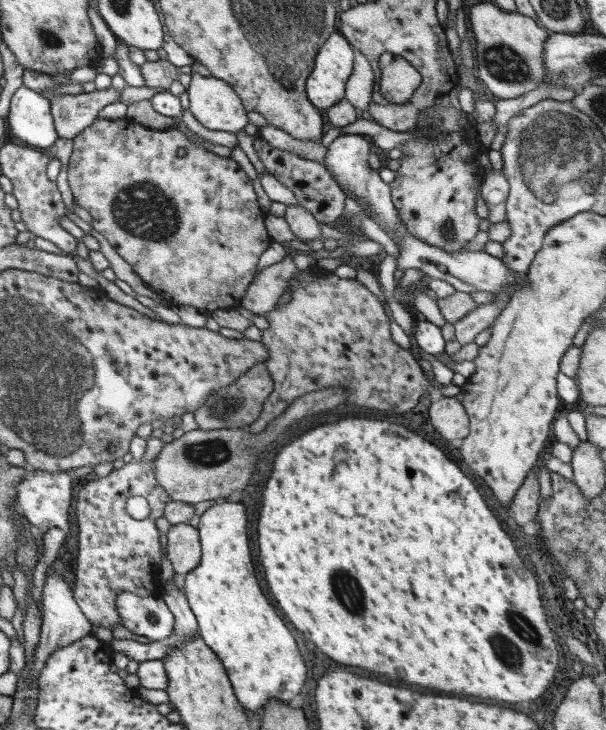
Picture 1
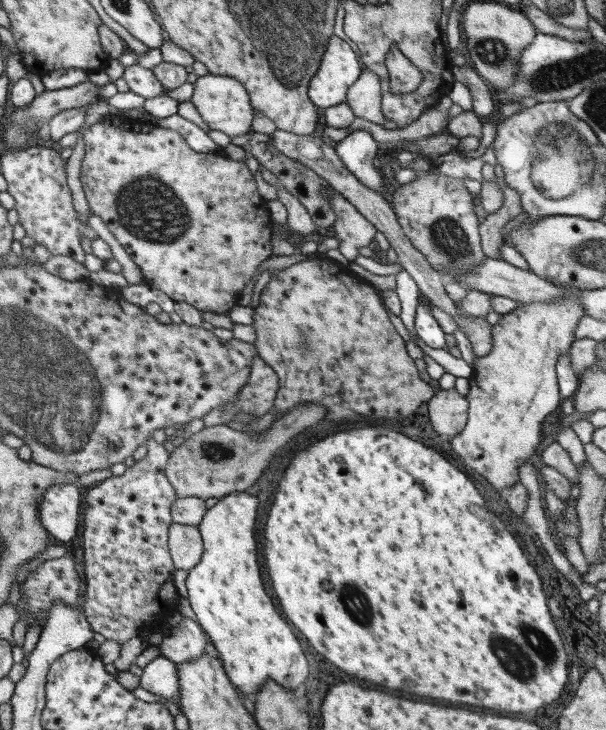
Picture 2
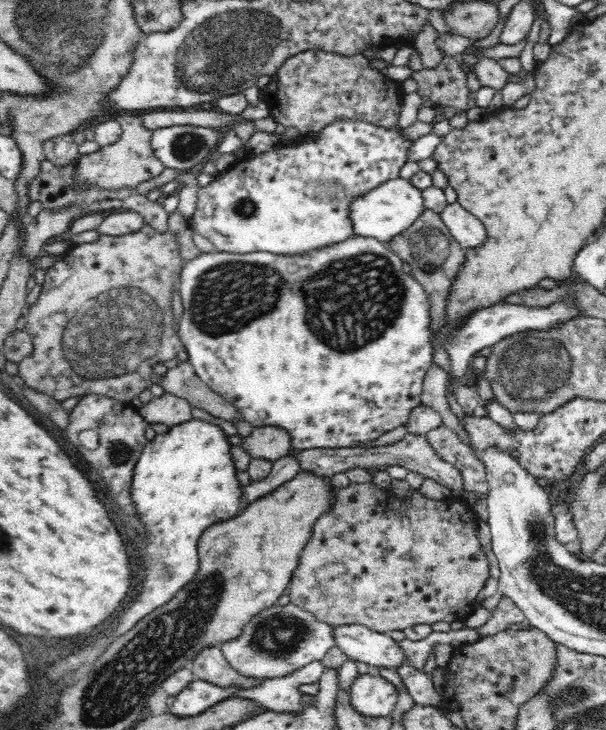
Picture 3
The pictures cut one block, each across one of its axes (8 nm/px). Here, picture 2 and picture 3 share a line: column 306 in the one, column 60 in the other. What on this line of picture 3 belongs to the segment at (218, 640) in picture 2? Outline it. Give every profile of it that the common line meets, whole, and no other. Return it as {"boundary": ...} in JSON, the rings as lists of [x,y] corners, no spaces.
{"boundary":[[[192,418],[169,427],[168,432],[156,435],[144,446],[136,466],[132,468],[131,491],[131,501],[136,504],[137,520],[140,520],[140,525],[145,531],[145,537],[142,539],[143,545],[140,548],[144,566],[148,568],[144,572],[144,584],[142,584],[138,596],[130,602],[128,608],[122,609],[124,612],[118,614],[118,622],[108,630],[110,636],[106,636],[102,640],[94,640],[92,644],[88,644],[85,640],[86,646],[80,645],[80,650],[77,650],[78,654],[72,654],[66,660],[58,662],[56,666],[46,668],[48,678],[52,678],[52,680],[62,679],[66,673],[76,671],[76,668],[82,668],[84,664],[92,662],[96,658],[96,654],[100,654],[100,650],[106,642],[112,642],[114,636],[120,636],[120,634],[128,632],[146,614],[164,606],[168,600],[172,600],[176,596],[176,592],[180,588],[184,588],[198,574],[198,568],[200,568],[198,540],[200,540],[200,536],[214,524],[240,515],[243,492],[241,492],[241,482],[236,477],[237,469],[234,460],[232,460],[232,454],[229,453],[231,445],[226,439],[227,436],[220,429],[220,425]]]}

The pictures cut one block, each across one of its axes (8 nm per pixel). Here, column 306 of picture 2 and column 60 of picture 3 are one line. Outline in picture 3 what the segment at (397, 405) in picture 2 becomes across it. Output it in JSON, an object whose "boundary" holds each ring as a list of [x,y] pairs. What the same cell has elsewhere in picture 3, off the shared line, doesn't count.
{"boundary":[[[143,222],[134,234],[100,235],[96,241],[74,244],[63,259],[54,261],[45,271],[45,281],[35,303],[25,309],[24,330],[32,337],[33,353],[18,365],[17,379],[58,402],[84,395],[108,396],[130,403],[155,383],[154,364],[178,356],[183,344],[173,329],[171,298],[179,290],[184,264],[175,234],[156,232]]]}

